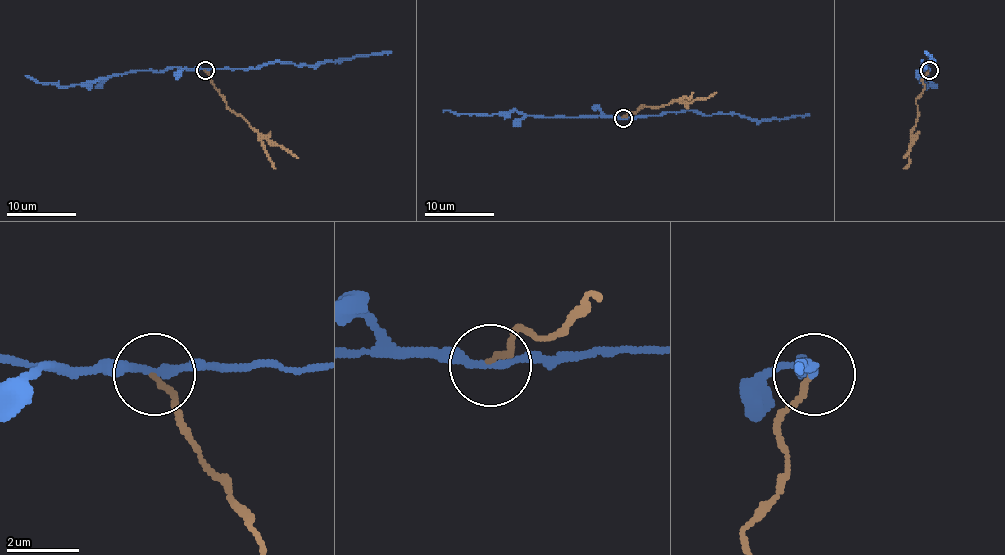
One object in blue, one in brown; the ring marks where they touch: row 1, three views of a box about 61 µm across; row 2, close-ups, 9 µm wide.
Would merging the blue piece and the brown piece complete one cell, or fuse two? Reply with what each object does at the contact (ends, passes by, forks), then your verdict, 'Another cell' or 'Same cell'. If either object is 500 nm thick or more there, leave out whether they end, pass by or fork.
At the ring blue passes by. At the ring brown ends. Another cell

